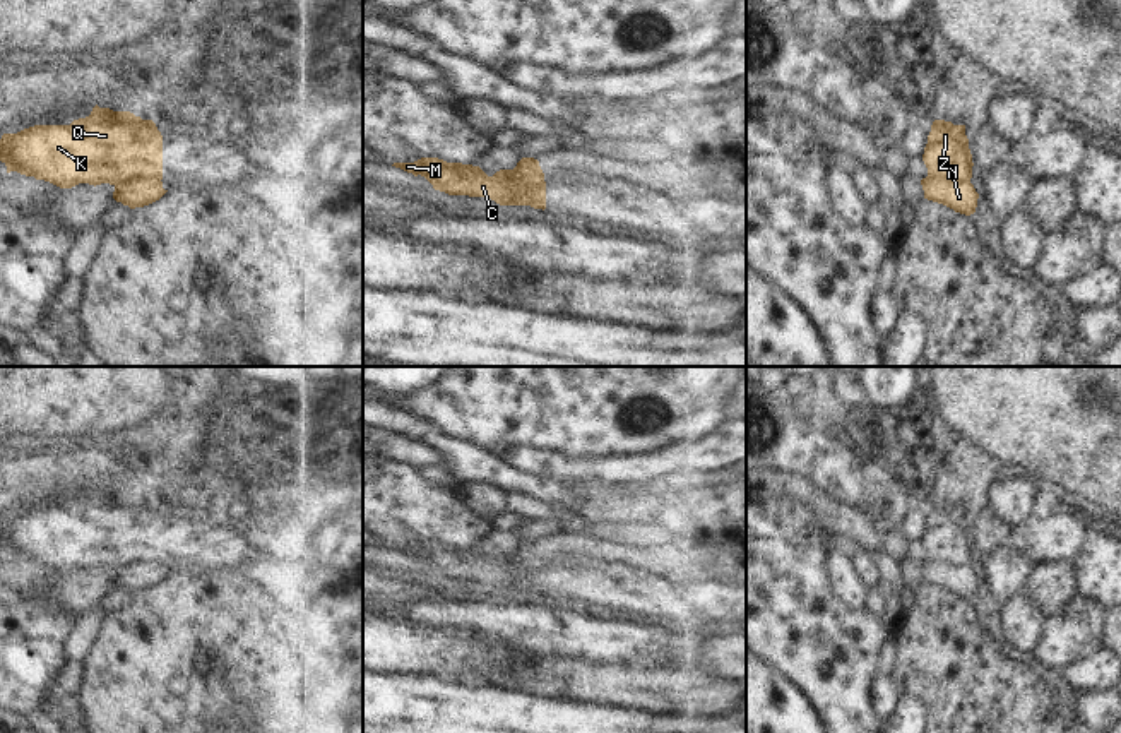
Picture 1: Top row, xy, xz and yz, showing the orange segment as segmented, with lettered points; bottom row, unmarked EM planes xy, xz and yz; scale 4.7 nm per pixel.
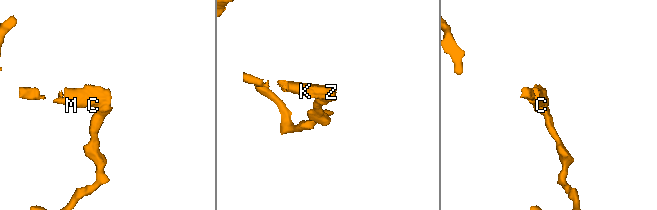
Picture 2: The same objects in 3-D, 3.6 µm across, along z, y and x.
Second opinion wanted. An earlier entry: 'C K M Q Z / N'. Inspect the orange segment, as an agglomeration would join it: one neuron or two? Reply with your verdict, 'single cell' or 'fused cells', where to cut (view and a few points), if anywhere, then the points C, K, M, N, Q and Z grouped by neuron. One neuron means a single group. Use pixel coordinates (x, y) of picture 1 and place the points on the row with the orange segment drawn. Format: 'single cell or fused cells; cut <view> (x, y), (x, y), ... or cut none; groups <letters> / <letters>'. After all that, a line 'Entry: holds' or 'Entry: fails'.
fused cells; cut xy (160, 178), (127, 178), (115, 185); groups C K M Q Z / N
Entry: holds

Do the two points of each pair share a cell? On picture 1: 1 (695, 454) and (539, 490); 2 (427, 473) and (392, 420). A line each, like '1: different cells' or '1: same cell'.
1: different cells
2: different cells

